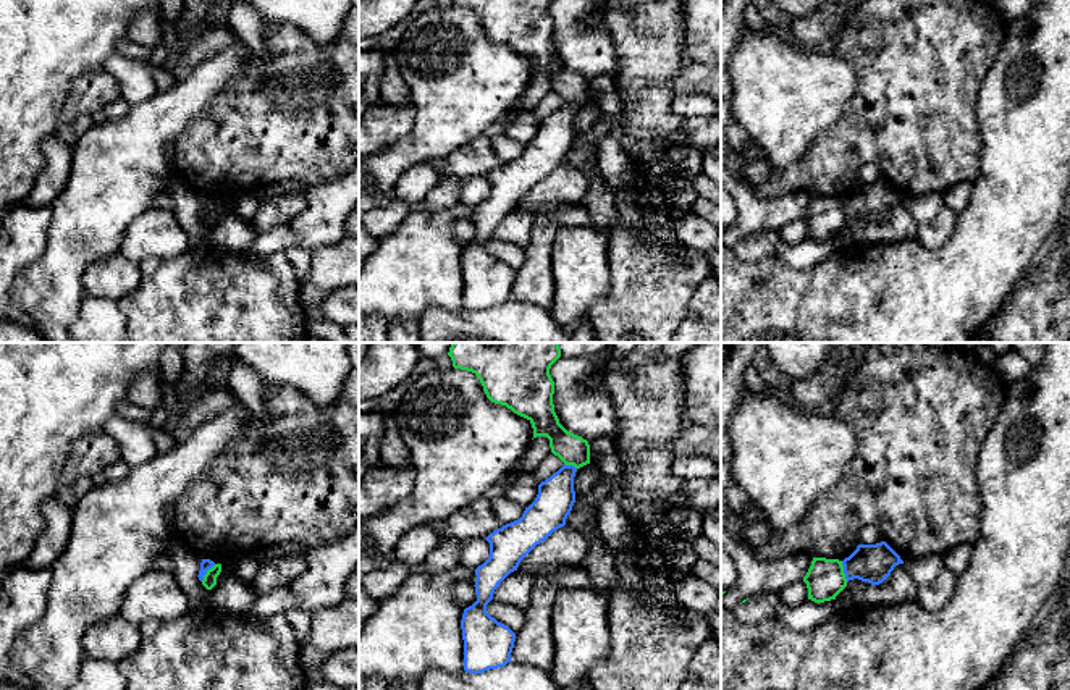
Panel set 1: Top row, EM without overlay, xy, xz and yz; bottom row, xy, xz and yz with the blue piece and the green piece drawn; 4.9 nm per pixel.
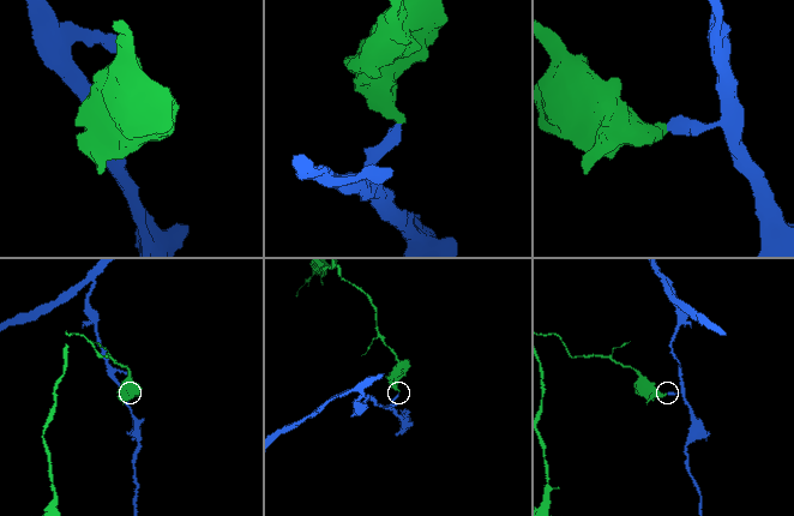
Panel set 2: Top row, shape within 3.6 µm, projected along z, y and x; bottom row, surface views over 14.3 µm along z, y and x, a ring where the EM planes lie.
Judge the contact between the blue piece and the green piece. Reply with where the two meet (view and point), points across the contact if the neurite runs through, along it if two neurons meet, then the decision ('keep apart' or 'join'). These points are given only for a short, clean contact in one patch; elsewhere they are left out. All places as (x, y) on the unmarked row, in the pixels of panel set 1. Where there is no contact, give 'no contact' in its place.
contact yz (844, 209); border yz (841, 199), (847, 218); keep apart

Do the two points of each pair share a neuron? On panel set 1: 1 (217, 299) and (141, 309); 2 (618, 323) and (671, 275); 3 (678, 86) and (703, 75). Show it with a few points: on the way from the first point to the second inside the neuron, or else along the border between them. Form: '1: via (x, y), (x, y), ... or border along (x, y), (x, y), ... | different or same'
1: via (197, 309), (160, 309) | same
2: via (631, 315), (658, 288) | same
3: via (684, 81), (697, 78) | same

